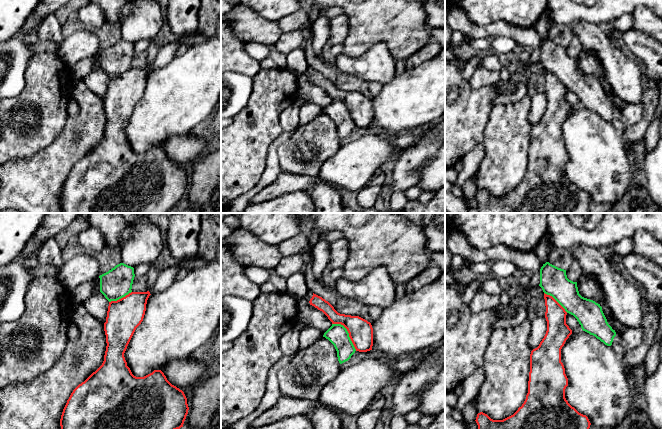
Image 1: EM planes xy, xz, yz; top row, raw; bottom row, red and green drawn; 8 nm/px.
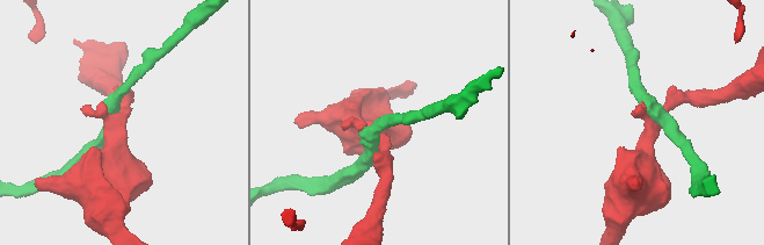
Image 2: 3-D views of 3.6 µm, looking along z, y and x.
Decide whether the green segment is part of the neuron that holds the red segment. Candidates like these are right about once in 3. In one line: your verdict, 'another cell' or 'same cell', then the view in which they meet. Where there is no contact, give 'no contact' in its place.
another cell | xz

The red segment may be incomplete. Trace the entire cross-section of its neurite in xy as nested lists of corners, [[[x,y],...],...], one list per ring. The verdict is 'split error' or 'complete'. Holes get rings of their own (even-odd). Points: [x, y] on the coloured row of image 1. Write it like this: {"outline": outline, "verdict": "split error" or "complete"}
{"outline": [[[131,292],[125,297],[109,302],[104,331],[106,351],[102,365],[71,393],[63,409],[61,429],[180,429],[188,414],[187,398],[182,390],[172,385],[161,370],[144,377],[132,374],[124,357],[127,346],[143,321],[150,292]]], "verdict": "complete"}

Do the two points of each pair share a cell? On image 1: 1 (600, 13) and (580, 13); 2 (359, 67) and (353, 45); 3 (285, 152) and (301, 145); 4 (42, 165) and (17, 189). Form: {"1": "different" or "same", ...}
{"1": "same", "2": "different", "3": "same", "4": "same"}

